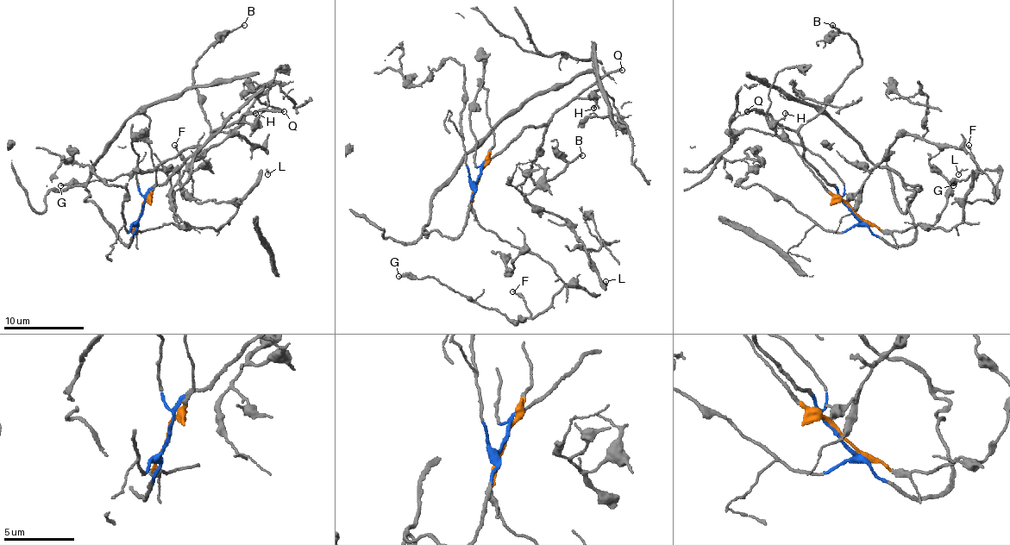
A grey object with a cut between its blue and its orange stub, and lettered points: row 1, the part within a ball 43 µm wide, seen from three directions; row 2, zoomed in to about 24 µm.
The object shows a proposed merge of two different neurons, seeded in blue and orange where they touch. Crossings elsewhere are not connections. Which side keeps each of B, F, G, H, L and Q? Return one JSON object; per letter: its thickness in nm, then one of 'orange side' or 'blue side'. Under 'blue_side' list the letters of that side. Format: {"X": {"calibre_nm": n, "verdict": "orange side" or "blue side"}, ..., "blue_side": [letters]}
{"B": {"calibre_nm": 160, "verdict": "blue side"}, "F": {"calibre_nm": 130, "verdict": "orange side"}, "G": {"calibre_nm": 240, "verdict": "orange side"}, "H": {"calibre_nm": 160, "verdict": "blue side"}, "L": {"calibre_nm": 140, "verdict": "orange side"}, "Q": {"calibre_nm": 240, "verdict": "blue side"}, "blue_side": ["B", "H", "Q"]}

